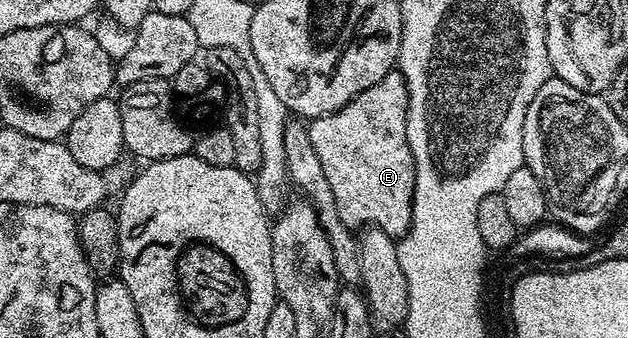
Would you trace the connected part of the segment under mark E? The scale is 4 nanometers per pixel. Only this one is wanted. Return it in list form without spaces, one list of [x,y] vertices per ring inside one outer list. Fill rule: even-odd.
[[[394,71],[383,75],[375,87],[367,87],[351,103],[347,103],[339,111],[328,113],[322,117],[312,118],[308,122],[307,128],[311,135],[311,147],[315,147],[315,155],[319,155],[319,164],[323,166],[323,175],[327,175],[327,183],[331,186],[331,192],[335,195],[335,207],[339,207],[339,219],[348,229],[354,231],[364,230],[366,227],[382,229],[388,237],[400,239],[411,227],[411,211],[413,210],[413,192],[415,191],[415,159],[411,155],[411,147],[407,143],[407,111],[409,110],[409,96],[407,95],[407,83],[400,71]]]

